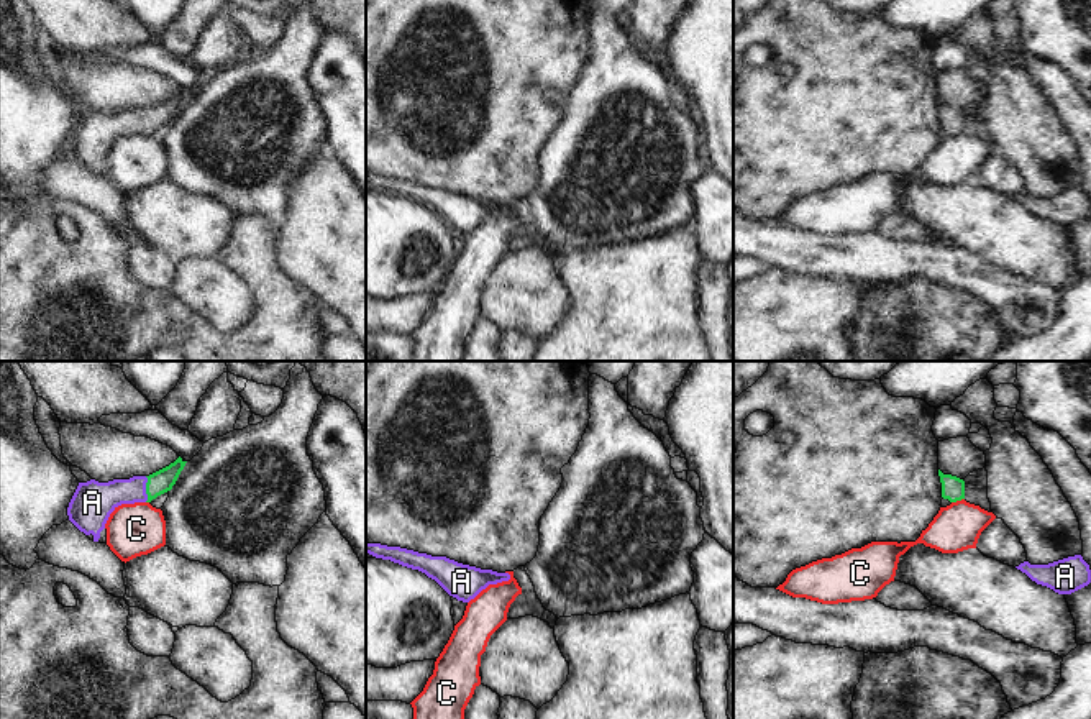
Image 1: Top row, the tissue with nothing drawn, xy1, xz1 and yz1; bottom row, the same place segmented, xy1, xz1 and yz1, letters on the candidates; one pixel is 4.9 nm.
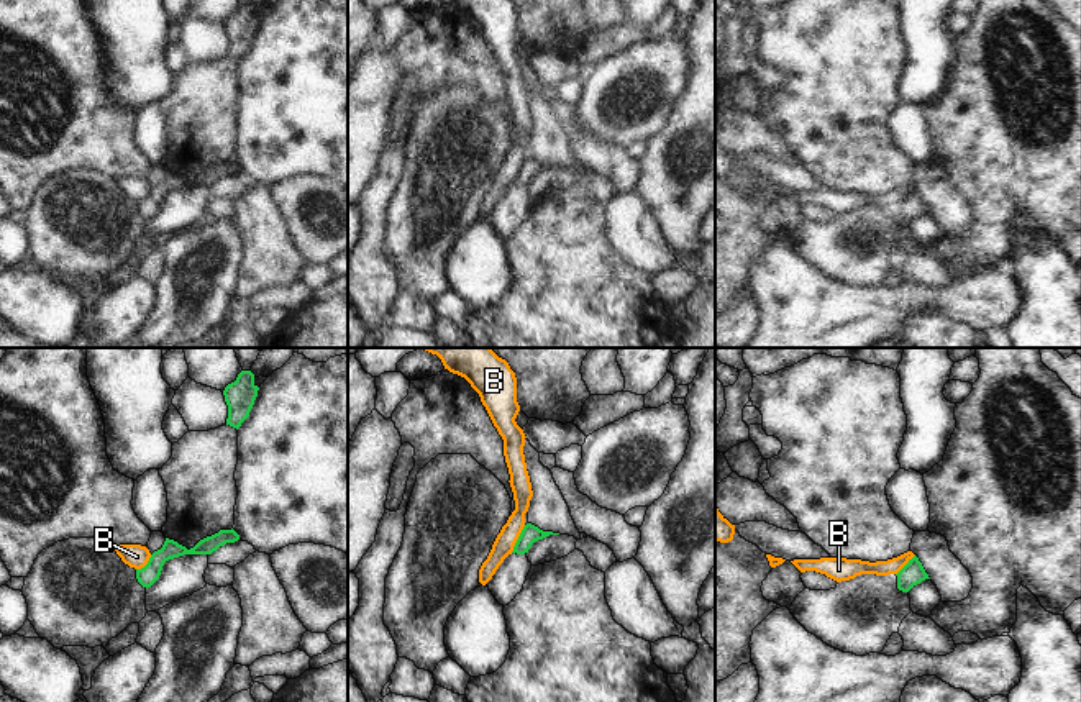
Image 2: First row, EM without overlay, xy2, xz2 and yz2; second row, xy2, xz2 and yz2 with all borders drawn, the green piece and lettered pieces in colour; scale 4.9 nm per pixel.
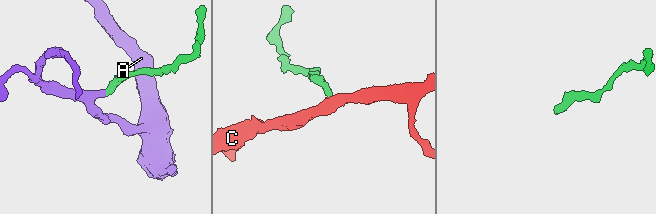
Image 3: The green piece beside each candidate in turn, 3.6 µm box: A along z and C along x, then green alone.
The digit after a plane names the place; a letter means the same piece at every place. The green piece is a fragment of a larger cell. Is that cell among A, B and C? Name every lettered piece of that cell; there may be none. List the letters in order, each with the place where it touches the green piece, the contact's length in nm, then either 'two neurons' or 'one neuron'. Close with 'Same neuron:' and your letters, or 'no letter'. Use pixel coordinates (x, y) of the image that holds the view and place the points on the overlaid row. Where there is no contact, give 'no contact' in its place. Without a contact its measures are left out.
A: xy1 (146, 490) | 130 nm | one neuron
B: xz2 (519, 538) | 150 nm | two neurons
C: yz1 (957, 499) | 70 nm | two neurons
Same neuron: A

